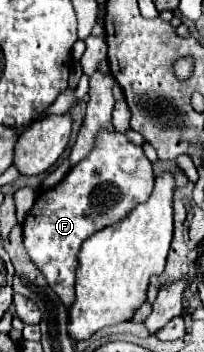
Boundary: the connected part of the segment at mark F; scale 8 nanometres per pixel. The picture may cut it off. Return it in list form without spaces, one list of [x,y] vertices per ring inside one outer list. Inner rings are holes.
[[[102,133],[96,139],[96,145],[92,153],[82,159],[78,165],[74,165],[68,175],[52,189],[38,195],[30,209],[30,217],[24,219],[24,247],[30,255],[30,259],[38,265],[38,269],[44,273],[48,285],[56,291],[60,301],[70,307],[74,303],[74,281],[78,271],[78,249],[80,245],[96,231],[104,229],[106,225],[112,225],[114,221],[120,221],[126,217],[134,205],[146,201],[152,193],[154,185],[154,173],[152,163],[146,159],[142,147],[130,143],[122,133]]]

